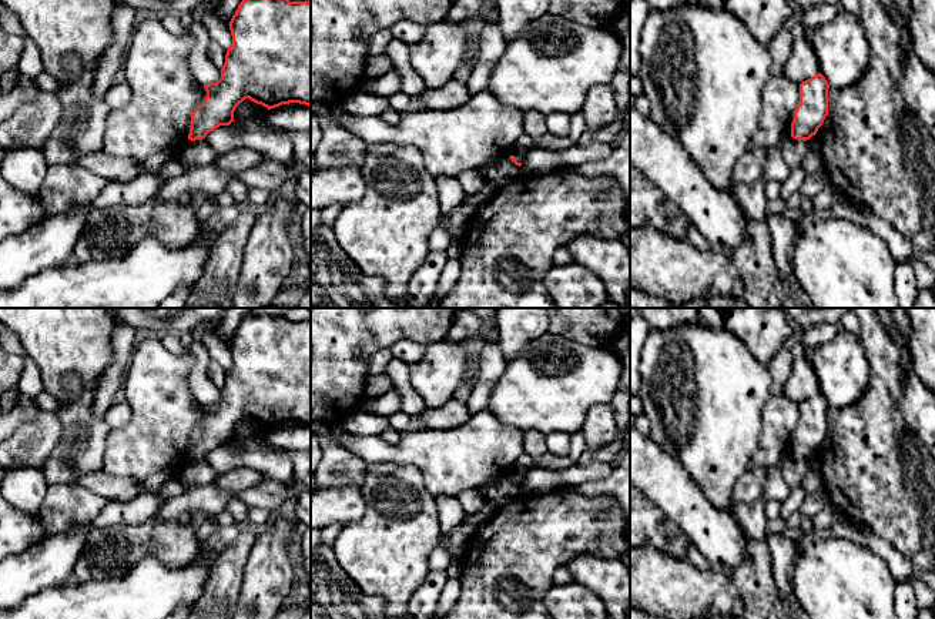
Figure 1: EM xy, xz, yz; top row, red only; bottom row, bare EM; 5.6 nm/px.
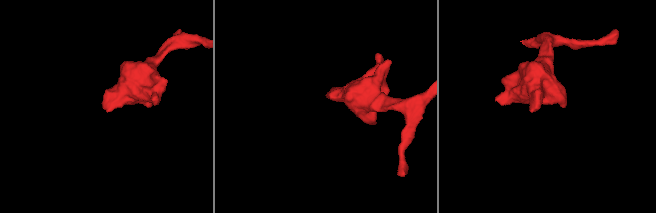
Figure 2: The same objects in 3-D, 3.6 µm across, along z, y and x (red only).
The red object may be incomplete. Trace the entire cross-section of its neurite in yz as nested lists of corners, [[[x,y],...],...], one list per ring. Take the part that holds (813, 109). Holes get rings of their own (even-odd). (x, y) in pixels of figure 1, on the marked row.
[[[821,73],[800,84],[800,104],[791,123],[792,138],[807,141],[817,134],[828,116],[828,88]]]

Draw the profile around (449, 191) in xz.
[[[438,177],[438,198],[442,213],[452,213],[466,197],[456,177]]]

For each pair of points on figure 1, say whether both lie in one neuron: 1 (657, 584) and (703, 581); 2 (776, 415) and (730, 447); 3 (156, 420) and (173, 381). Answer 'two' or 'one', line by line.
1: one
2: two
3: one

